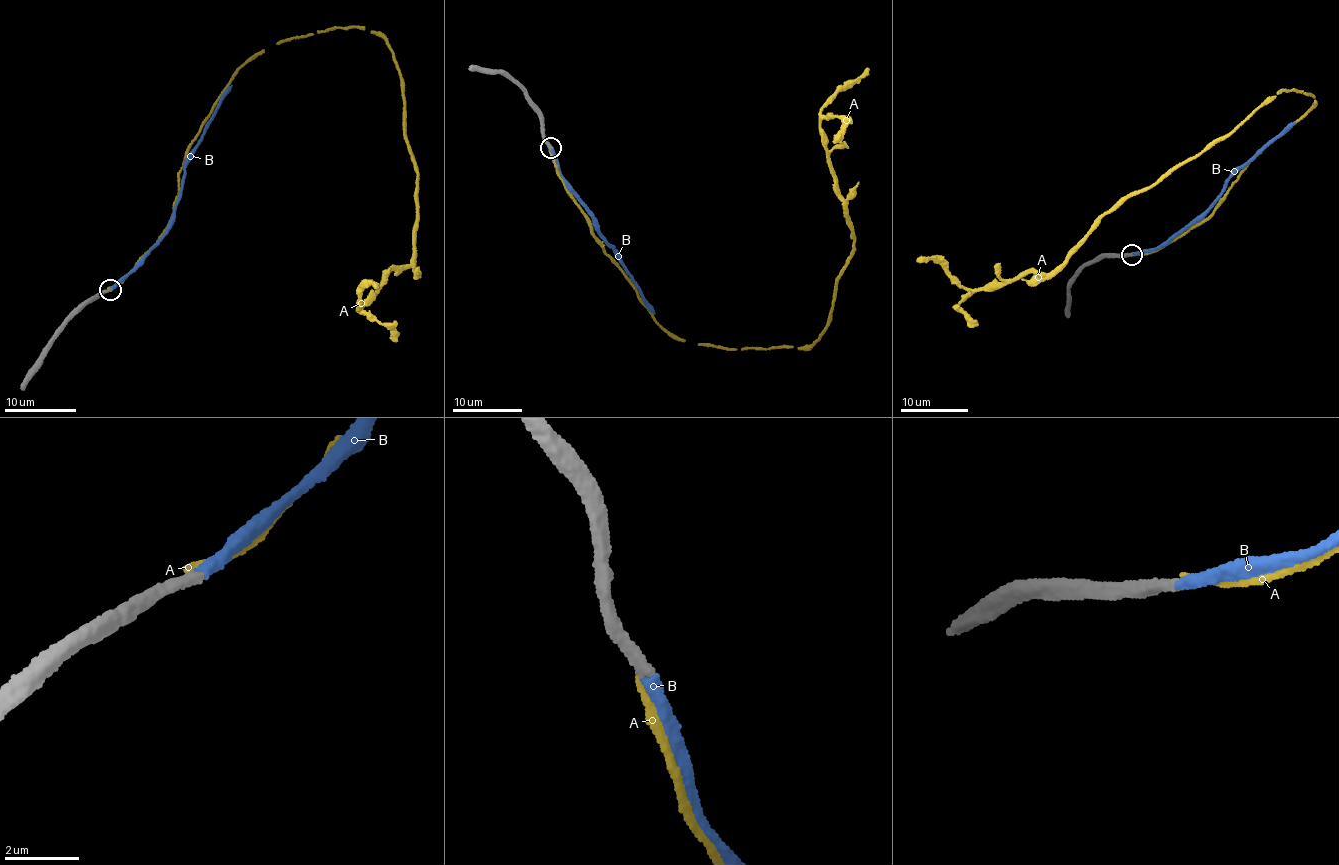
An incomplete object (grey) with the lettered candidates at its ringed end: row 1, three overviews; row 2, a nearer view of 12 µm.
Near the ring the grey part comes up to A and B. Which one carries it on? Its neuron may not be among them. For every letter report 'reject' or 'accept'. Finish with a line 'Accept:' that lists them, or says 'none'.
A: reject
B: accept
Accept: B

